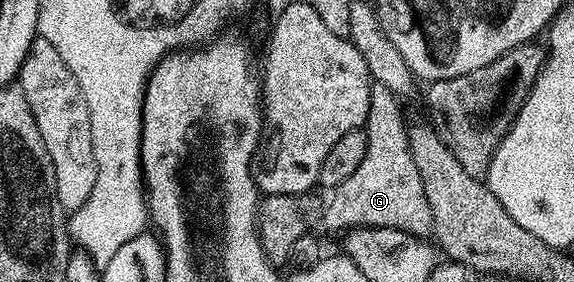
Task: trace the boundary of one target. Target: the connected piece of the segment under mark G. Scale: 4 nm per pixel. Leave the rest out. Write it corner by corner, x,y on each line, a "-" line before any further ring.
374,82
371,89
371,105
367,113
367,121
363,130
367,133
367,154
363,161
343,185
332,188
333,195
323,207
323,227
329,231
344,233
352,231
354,227
394,227
400,231
406,231
412,235
422,237
432,236
431,208
427,203
427,196
423,191
423,182
420,180
419,171
415,167
414,158
411,155
411,147
408,144
408,126
405,115
401,112
402,100
387,85

